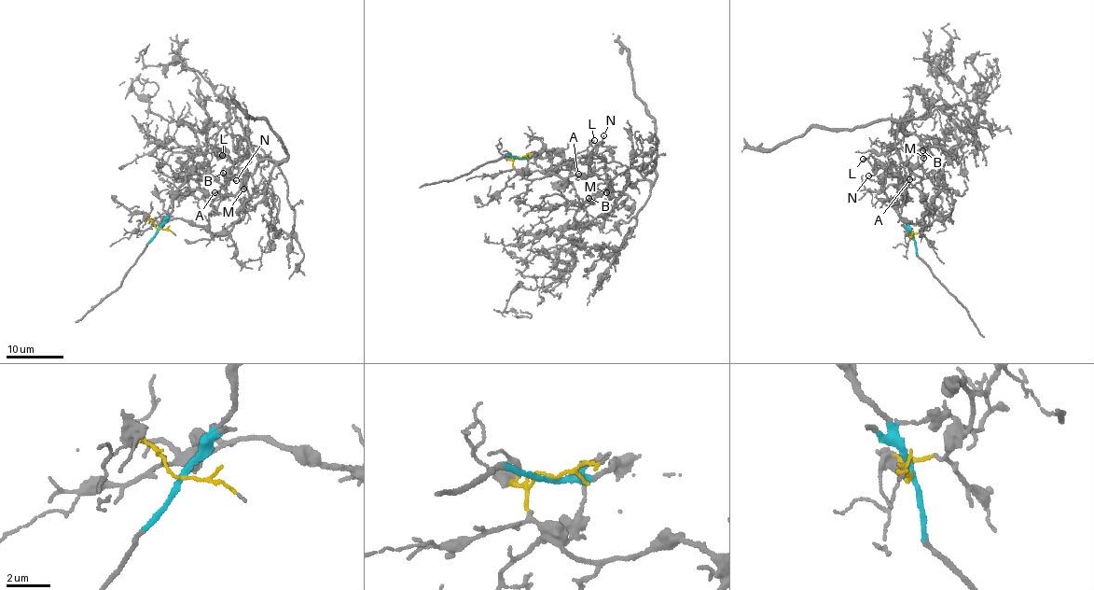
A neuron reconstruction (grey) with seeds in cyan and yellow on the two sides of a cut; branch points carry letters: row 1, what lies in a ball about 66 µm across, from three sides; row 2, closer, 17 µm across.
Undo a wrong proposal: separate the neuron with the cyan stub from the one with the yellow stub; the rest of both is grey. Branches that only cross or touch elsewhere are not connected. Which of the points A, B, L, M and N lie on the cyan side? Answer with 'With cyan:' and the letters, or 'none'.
With cyan: none

